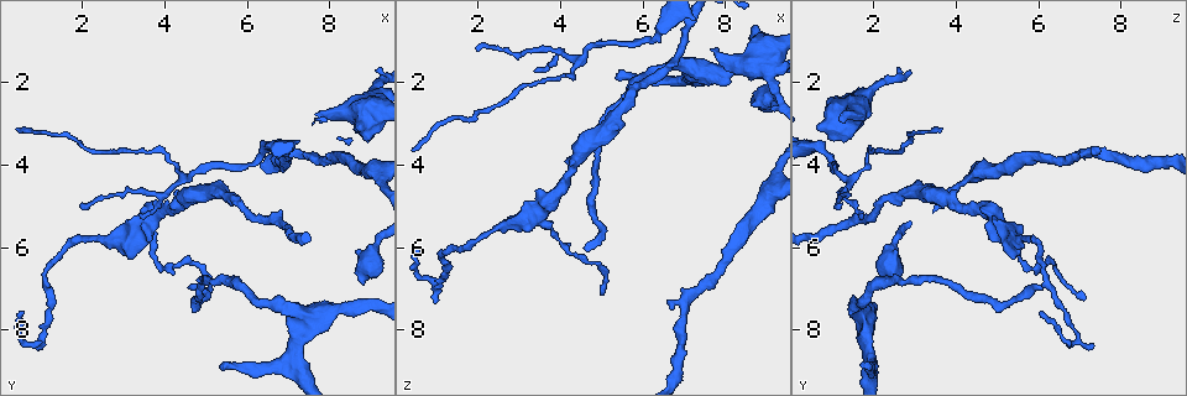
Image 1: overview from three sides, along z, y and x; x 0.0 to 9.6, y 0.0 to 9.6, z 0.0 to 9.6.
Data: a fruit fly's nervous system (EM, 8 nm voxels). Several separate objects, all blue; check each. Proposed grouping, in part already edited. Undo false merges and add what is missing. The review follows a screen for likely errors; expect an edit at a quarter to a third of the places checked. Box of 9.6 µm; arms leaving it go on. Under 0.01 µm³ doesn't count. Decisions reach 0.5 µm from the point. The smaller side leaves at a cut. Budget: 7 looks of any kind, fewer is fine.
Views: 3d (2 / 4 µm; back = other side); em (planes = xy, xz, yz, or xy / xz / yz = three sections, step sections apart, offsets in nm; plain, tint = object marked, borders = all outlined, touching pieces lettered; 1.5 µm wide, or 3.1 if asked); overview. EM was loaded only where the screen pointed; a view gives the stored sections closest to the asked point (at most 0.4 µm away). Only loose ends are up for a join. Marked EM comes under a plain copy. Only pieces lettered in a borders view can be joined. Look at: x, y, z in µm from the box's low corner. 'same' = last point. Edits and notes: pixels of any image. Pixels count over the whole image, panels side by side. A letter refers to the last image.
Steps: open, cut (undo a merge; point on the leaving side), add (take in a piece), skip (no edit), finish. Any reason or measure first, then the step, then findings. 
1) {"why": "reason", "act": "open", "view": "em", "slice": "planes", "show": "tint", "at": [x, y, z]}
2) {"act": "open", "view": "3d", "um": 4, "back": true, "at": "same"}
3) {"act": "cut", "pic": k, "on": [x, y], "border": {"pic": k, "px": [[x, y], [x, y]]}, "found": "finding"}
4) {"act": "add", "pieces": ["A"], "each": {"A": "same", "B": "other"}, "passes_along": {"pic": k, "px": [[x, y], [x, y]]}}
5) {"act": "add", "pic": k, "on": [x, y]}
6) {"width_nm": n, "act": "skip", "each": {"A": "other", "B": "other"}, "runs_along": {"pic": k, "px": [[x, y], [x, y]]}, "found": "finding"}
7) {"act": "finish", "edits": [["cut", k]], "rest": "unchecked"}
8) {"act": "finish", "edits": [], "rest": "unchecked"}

{"why": "sharp bend", "act": "open", "view": "3d", "um": 4, "at": [0.80, 8.35, 6.85]}

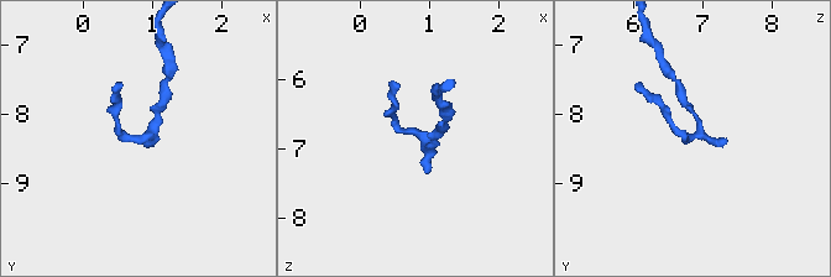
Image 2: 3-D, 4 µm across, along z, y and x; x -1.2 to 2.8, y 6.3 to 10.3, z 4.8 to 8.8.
{"act": "open", "view": "em", "slice": "planes", "show": "tint", "at": [0.85, 8.35, 6.75]}

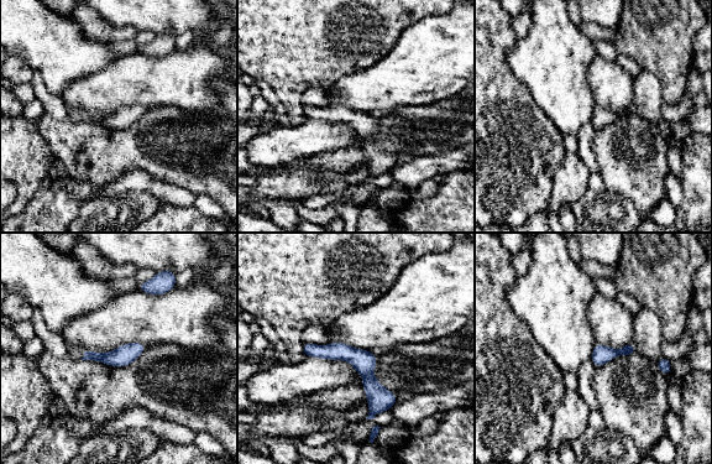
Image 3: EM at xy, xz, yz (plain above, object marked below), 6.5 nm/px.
{"act": "open", "view": "em", "slice": "planes", "show": "borders", "at": "same"}

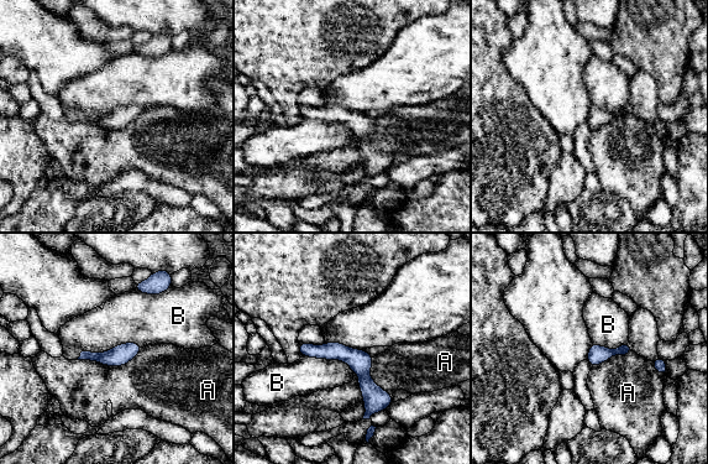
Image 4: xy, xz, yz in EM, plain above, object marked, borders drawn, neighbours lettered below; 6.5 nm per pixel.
{"act": "skip", "each": {"A": "other", "B": "other"}, "border": {"pic": 4, "px": [[142, 345], [120, 343], [77, 359]]}, "found": "one neuron here"}

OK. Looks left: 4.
{"why": "thin end", "act": "open", "view": "em", "slice": "xz", "step": 8, "show": "tint", "at": [2.00, 4.95, 1.15]}

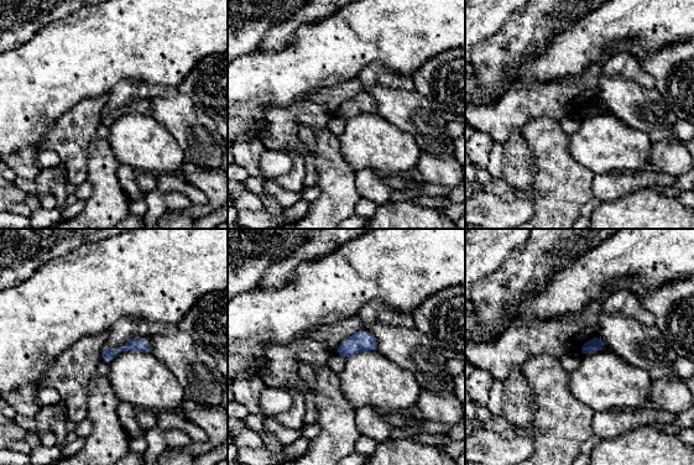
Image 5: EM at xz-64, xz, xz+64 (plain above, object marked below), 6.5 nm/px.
{"why": "cut it another way", "act": "open", "view": "em", "slice": "planes", "show": "borders", "at": "same"}

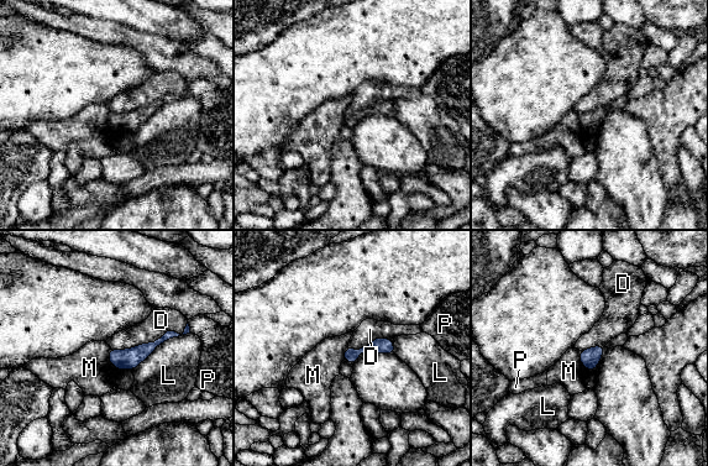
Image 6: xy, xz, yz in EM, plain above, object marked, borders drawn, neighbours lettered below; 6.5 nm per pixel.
{"act": "skip", "each": {"D": "other", "L": "other", "M": "other", "P": "other"}, "runs_along": {"pic": 6, "px": [[172, 334], [132, 357], [111, 357]]}, "found": "none of them fits"}

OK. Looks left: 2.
{"why": "sudden change in width", "act": "open", "view": "em", "slice": "planes", "show": "borders", "at": [6.45, 3.50, 0.70]}

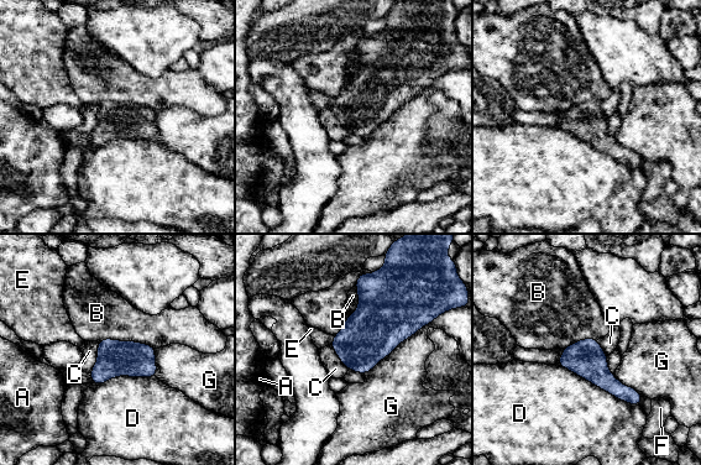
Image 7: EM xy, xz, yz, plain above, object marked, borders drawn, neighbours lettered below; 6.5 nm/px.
{"act": "skip", "each": {"A": "other", "B": "other", "C": "other", "D": "other", "E": "other", "F": "other", "G": "other"}, "border": {"pic": 7, "px": [[99, 339], [134, 340], [156, 348]]}, "found": "all the same neuron"}

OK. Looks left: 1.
{"act": "finish", "edits": [], "rest": "unchecked"}

